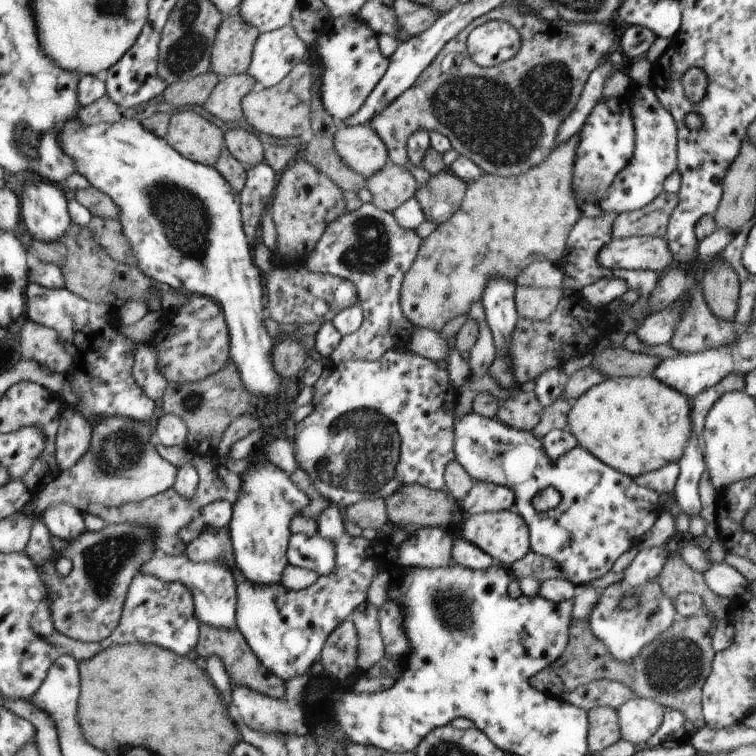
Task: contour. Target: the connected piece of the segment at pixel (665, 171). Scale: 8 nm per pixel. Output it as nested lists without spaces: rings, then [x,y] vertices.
[[[632,82],[624,92],[630,105],[631,118],[635,128],[633,156],[626,167],[618,172],[617,178],[610,184],[608,195],[595,203],[581,201],[578,205],[583,217],[596,217],[608,212],[616,215],[643,208],[661,191],[664,178],[676,168],[676,128],[671,115],[658,103],[652,85],[639,85]]]

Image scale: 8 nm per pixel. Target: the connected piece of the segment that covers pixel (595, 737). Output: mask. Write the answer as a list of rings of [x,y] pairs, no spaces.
[[[610,706],[595,707],[587,711],[589,718],[586,743],[589,754],[601,752],[603,748],[615,744],[621,739],[618,725],[618,713]]]

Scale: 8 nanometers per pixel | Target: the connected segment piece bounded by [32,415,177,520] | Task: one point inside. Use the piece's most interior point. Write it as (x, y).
(121, 467)

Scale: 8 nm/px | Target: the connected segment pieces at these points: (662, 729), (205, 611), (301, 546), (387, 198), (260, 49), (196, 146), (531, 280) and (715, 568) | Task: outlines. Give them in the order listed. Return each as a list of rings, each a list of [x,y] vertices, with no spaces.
[[[665,708],[662,724],[653,736],[643,744],[643,747],[673,748],[682,744],[690,744],[696,728],[679,711]]]
[[[161,551],[153,552],[143,567],[141,573],[172,583],[173,581],[185,585],[194,596],[194,611],[201,624],[213,628],[235,629],[235,581],[232,572],[219,563],[194,563],[185,554],[167,556]]]
[[[303,533],[290,534],[285,549],[285,559],[289,565],[308,568],[318,574],[334,572],[333,543],[317,534],[309,537]]]
[[[388,162],[377,174],[367,179],[367,189],[377,208],[393,212],[418,189],[417,181],[403,166]]]
[[[290,26],[262,33],[253,46],[253,58],[246,73],[261,82],[263,88],[274,87],[297,66],[297,62],[301,63],[307,50],[305,45]]]
[[[191,109],[169,115],[164,139],[170,147],[190,161],[213,167],[222,152],[224,134],[221,130]]]
[[[539,261],[520,271],[513,281],[521,287],[553,288],[560,286],[562,276],[558,263]]]
[[[725,563],[709,564],[702,574],[709,590],[721,598],[728,598],[731,601],[746,591],[748,582],[731,566]]]

